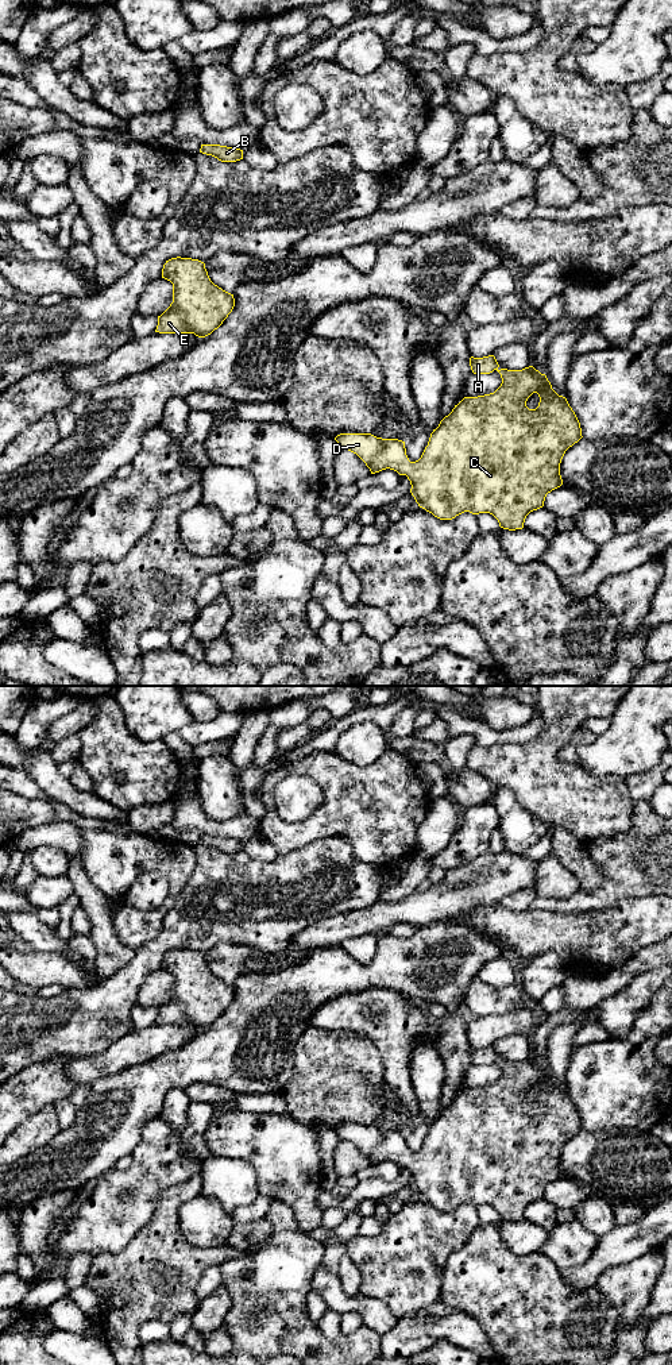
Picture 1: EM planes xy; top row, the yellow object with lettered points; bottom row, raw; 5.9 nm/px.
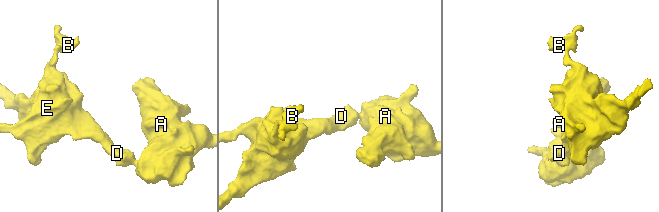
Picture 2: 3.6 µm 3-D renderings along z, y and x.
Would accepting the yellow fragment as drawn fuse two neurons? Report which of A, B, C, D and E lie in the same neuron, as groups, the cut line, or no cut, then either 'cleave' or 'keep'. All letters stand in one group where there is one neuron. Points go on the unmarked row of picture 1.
A B C D E; no cut; keep

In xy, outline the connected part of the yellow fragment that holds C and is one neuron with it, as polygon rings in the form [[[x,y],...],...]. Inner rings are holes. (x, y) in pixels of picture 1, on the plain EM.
[[[494,1046],[471,1048],[470,1057],[474,1065],[490,1065],[497,1061],[502,1069],[501,1077],[490,1086],[464,1088],[455,1096],[430,1125],[428,1137],[418,1152],[409,1152],[405,1133],[398,1130],[382,1130],[371,1125],[340,1125],[335,1131],[340,1140],[356,1145],[371,1165],[390,1160],[399,1167],[406,1167],[412,1176],[410,1184],[418,1198],[440,1211],[452,1211],[464,1203],[490,1204],[498,1211],[501,1219],[522,1221],[526,1207],[542,1199],[547,1185],[563,1176],[560,1154],[565,1142],[583,1129],[580,1114],[567,1090],[559,1087],[547,1067],[533,1057],[522,1061],[499,1061]],[[533,1084],[538,1086],[540,1094],[536,1100],[529,1100],[526,1092]]]

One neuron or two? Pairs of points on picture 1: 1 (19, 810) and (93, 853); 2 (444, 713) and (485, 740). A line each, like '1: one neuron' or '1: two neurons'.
1: two neurons
2: one neuron

